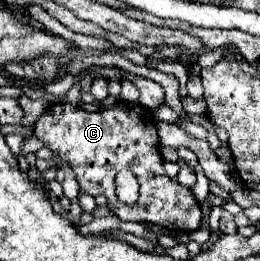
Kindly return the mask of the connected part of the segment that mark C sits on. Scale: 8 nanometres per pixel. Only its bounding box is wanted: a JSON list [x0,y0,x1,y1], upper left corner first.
[34,102,202,232]

